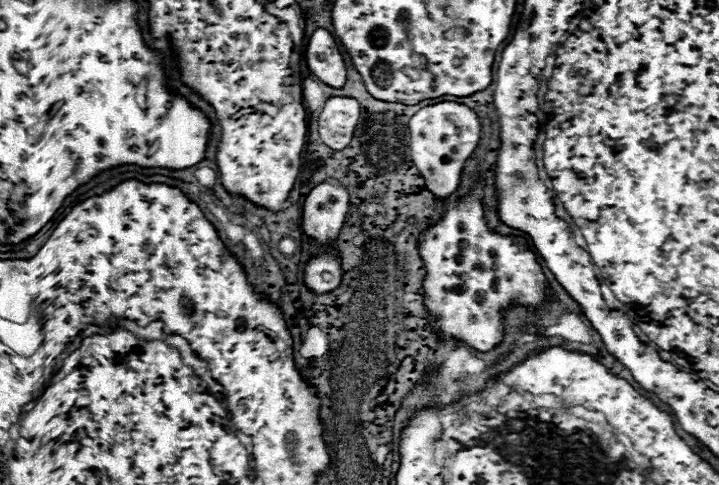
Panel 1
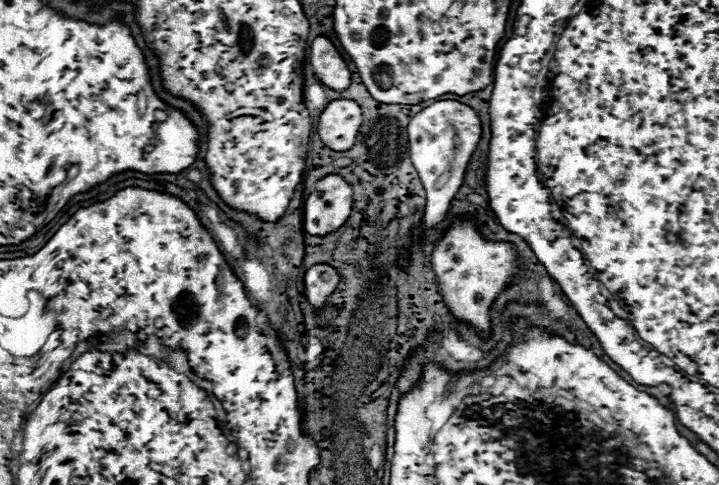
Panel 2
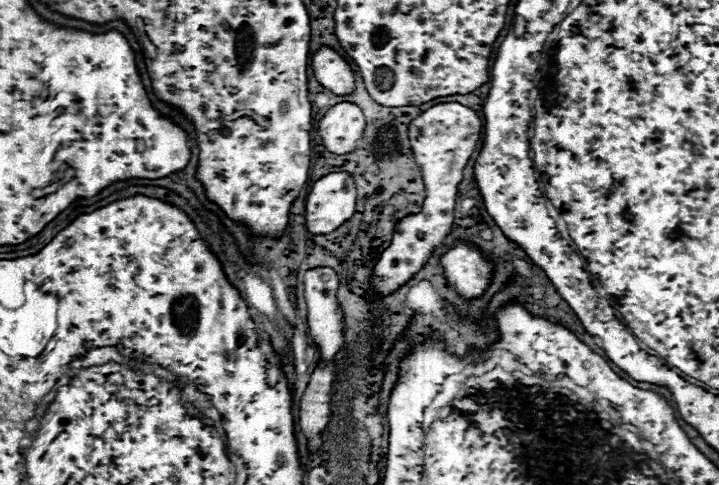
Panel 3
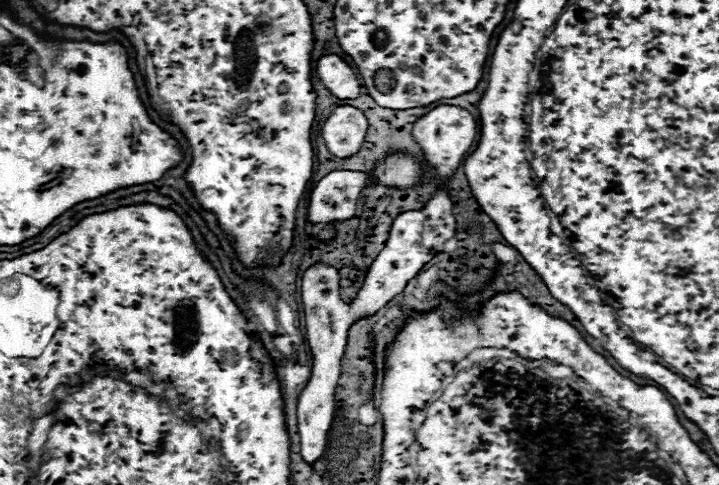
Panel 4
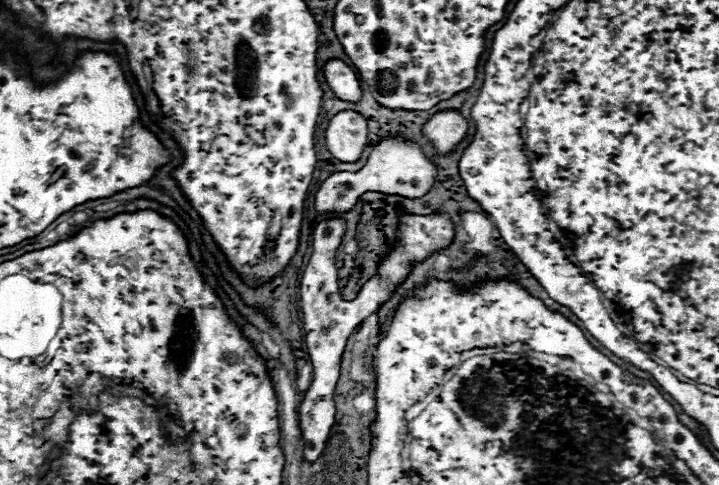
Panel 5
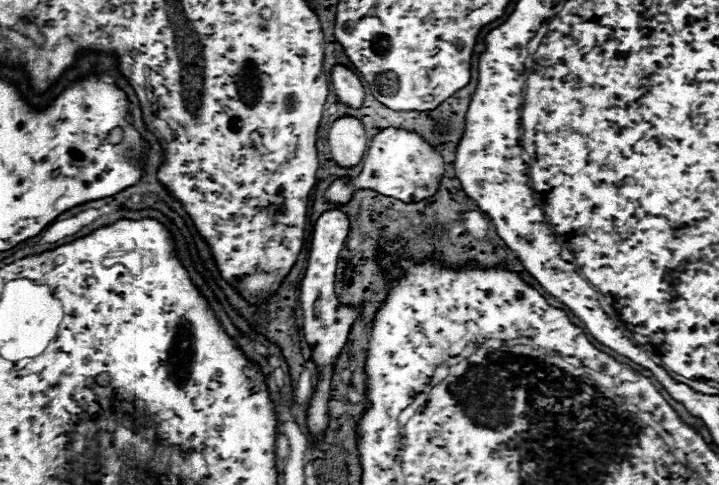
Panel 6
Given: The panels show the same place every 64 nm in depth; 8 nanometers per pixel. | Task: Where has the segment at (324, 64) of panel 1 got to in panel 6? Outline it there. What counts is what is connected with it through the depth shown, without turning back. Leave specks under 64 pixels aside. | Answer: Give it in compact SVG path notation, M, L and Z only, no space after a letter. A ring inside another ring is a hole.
M334 64L330 70L330 84L334 94L338 96L340 102L352 106L352 108L360 108L360 104L364 102L364 88L362 82L358 80L358 76L348 70L342 64Z

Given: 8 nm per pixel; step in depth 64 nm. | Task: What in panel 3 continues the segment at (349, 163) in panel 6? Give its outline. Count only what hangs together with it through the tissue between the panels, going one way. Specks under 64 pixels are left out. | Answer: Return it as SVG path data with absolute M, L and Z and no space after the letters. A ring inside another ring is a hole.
M338 102L320 118L318 134L330 152L348 154L356 150L364 126L366 118L356 104Z

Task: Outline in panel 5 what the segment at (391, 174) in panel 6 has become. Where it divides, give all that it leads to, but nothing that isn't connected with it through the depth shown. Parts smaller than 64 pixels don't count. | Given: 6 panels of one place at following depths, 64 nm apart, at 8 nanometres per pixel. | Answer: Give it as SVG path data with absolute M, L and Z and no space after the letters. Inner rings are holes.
M384 138L370 154L368 164L358 172L334 172L328 176L316 196L314 196L314 210L316 214L342 214L354 208L360 194L366 190L384 192L384 194L398 194L404 198L418 198L424 196L436 178L436 166L430 158L420 152L420 146L410 140L402 138Z

